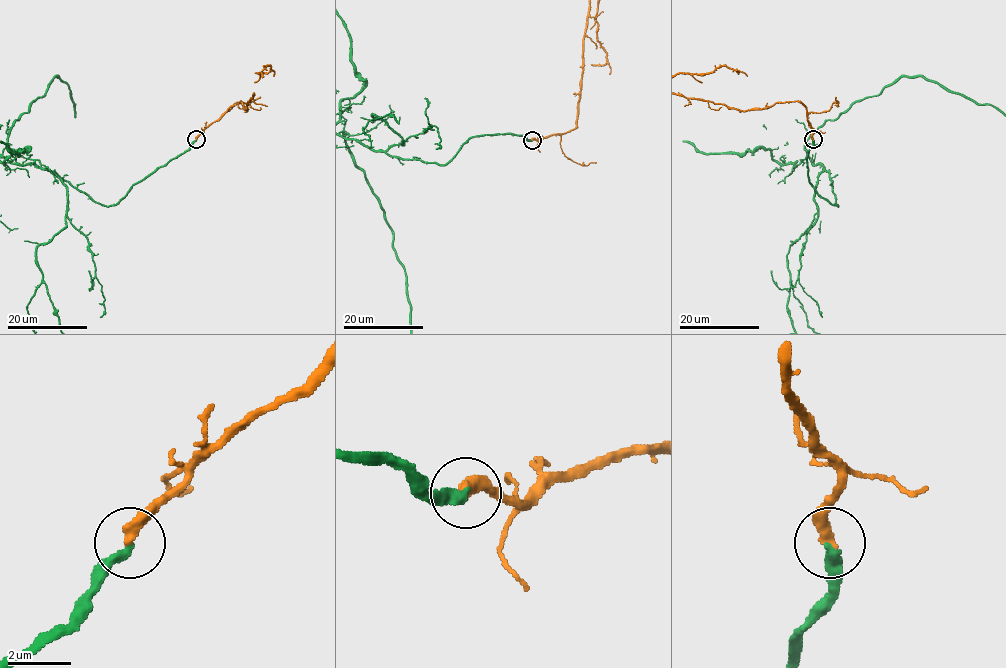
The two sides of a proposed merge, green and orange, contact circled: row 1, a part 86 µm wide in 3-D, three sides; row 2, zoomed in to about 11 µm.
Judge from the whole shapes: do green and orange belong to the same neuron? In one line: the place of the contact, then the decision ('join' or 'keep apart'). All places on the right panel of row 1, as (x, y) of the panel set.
at (813, 139); join

